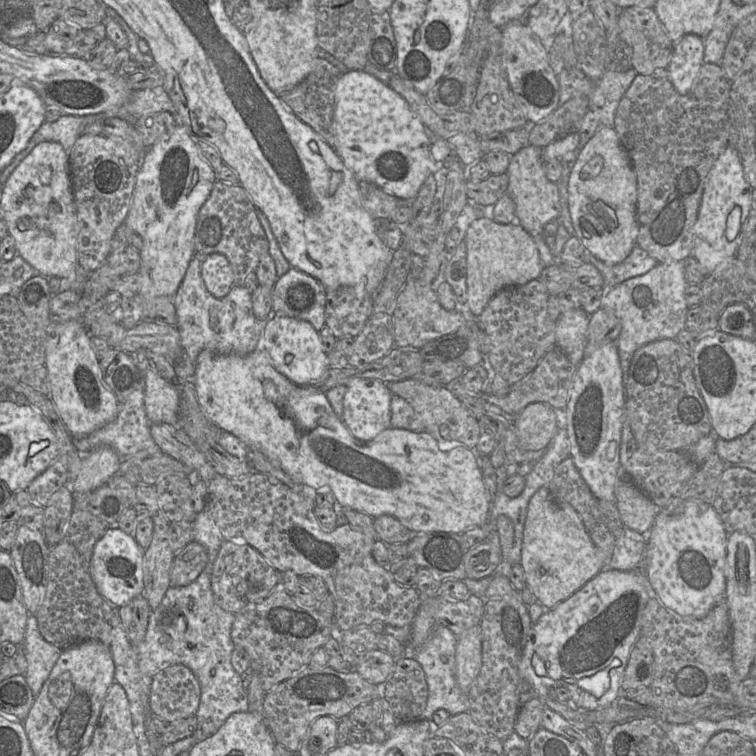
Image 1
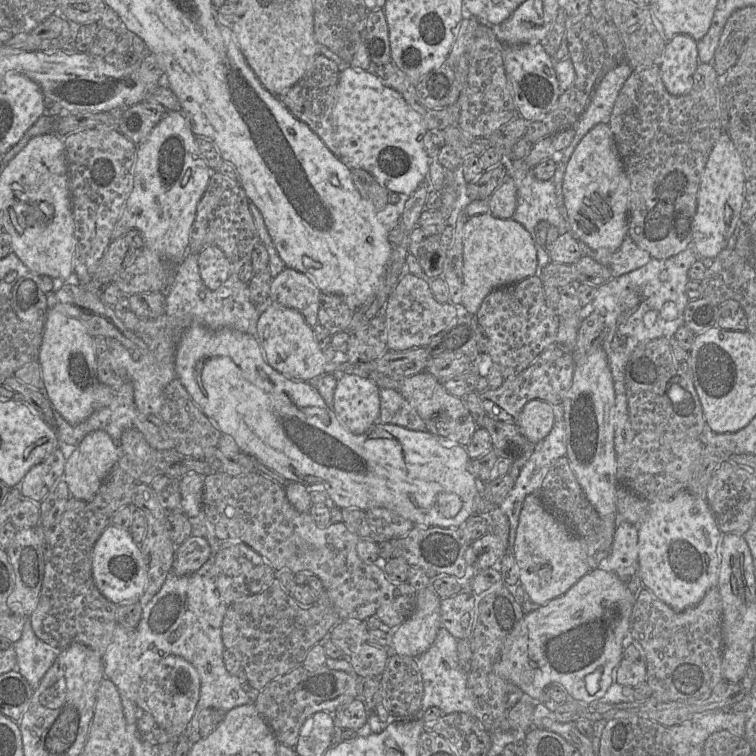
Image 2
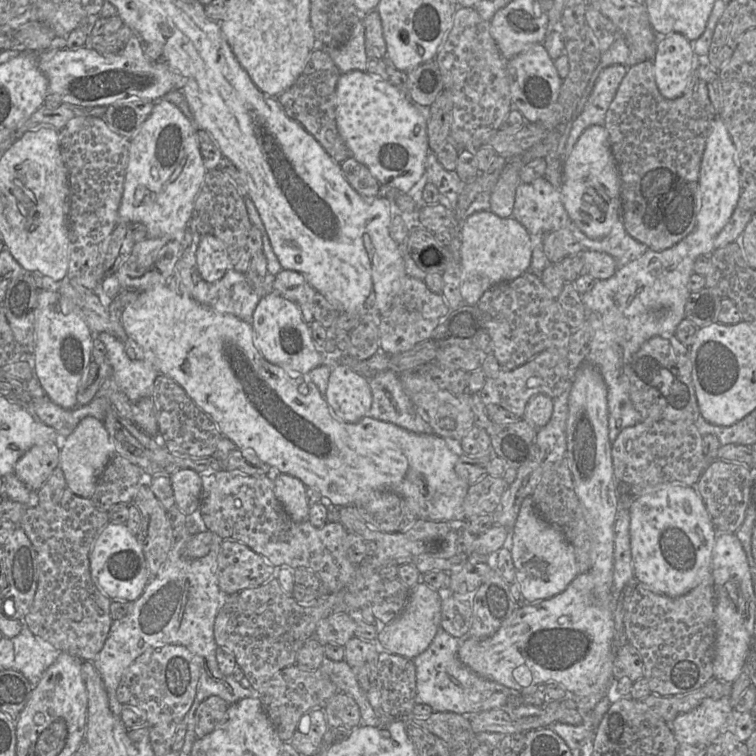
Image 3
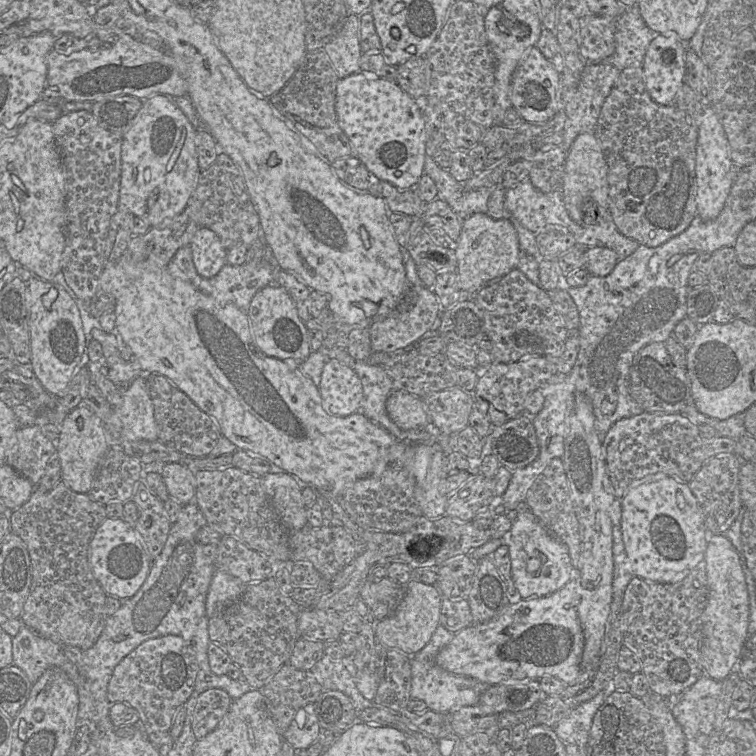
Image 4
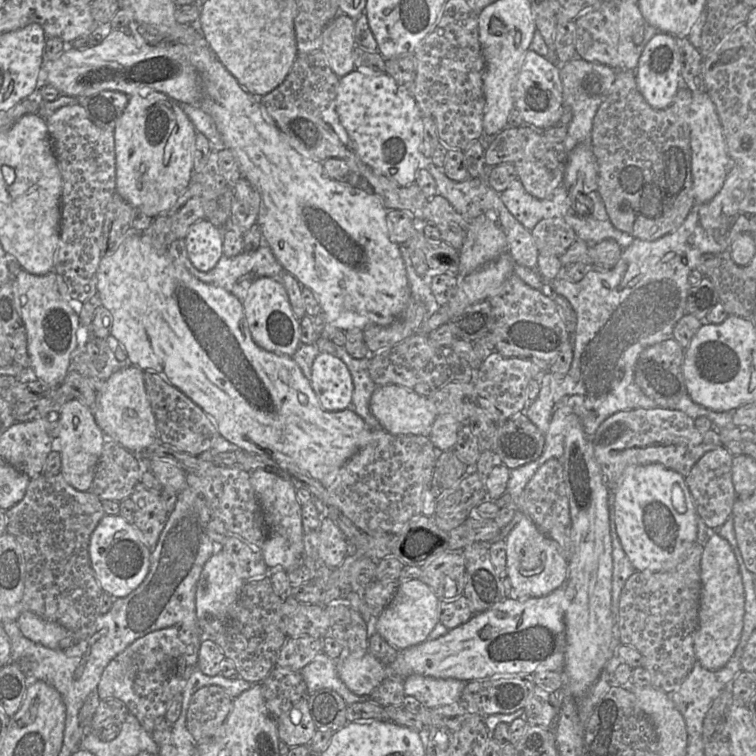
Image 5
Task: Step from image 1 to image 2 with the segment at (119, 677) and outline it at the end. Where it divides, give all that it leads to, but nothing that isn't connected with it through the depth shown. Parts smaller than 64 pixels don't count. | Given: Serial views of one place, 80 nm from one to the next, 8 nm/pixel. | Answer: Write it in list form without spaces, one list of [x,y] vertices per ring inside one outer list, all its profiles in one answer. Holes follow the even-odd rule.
[[[201,511],[191,519],[192,536],[204,537],[211,548],[209,559],[196,572],[178,576],[172,571],[167,576],[161,589],[143,606],[139,624],[134,629],[117,625],[105,653],[101,656],[105,677],[118,689],[123,713],[127,724],[137,728],[136,697],[138,686],[144,675],[161,659],[176,655],[190,662],[200,677],[200,695],[195,712],[184,735],[190,740],[192,730],[199,729],[200,712],[206,708],[217,708],[228,712],[234,707],[253,703],[248,693],[243,690],[235,675],[229,673],[223,661],[226,649],[222,641],[222,623],[227,605],[217,590],[214,578],[214,564],[221,541],[217,539],[213,524]]]

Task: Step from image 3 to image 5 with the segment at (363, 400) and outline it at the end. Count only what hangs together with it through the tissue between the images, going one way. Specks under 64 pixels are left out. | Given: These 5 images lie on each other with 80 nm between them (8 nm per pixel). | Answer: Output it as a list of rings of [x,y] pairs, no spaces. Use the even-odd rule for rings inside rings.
[[[320,352],[315,357],[310,384],[324,410],[337,412],[350,407],[354,389],[352,376],[337,356]]]

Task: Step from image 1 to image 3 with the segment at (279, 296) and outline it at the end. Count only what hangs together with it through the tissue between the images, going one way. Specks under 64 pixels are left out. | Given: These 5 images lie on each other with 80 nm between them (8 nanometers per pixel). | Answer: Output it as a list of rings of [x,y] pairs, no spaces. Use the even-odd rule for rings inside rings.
[[[282,269],[273,279],[272,291],[297,304],[306,323],[314,320],[312,304],[316,290],[301,273]]]

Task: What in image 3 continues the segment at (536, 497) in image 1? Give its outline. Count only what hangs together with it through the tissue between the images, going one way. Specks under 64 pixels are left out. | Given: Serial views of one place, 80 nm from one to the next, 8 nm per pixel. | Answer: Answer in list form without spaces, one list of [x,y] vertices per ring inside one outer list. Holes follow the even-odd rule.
[[[531,496],[521,504],[512,532],[511,554],[516,569],[515,581],[528,602],[541,602],[562,593],[579,574],[572,545],[557,527],[538,514]]]

